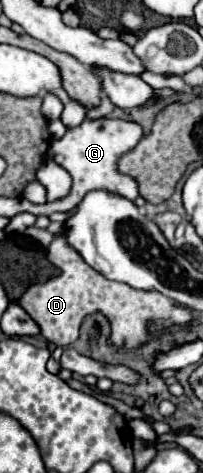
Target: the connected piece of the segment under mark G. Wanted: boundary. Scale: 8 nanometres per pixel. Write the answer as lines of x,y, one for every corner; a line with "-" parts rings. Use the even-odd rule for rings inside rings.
101,118
101,120
83,120
75,128
67,128
67,134
61,140
55,140
51,148
55,150
55,162
67,166
67,172
73,176
73,188
71,194
59,202
47,202
45,214
53,212
65,212
73,206
77,206
87,192
91,190
107,190
111,194
123,196
127,200
135,200
139,196
137,182
131,176
119,174
117,160
121,154
133,150
137,142
143,138
141,126
129,120
113,120
113,118
-
67,158
67,164
65,164

